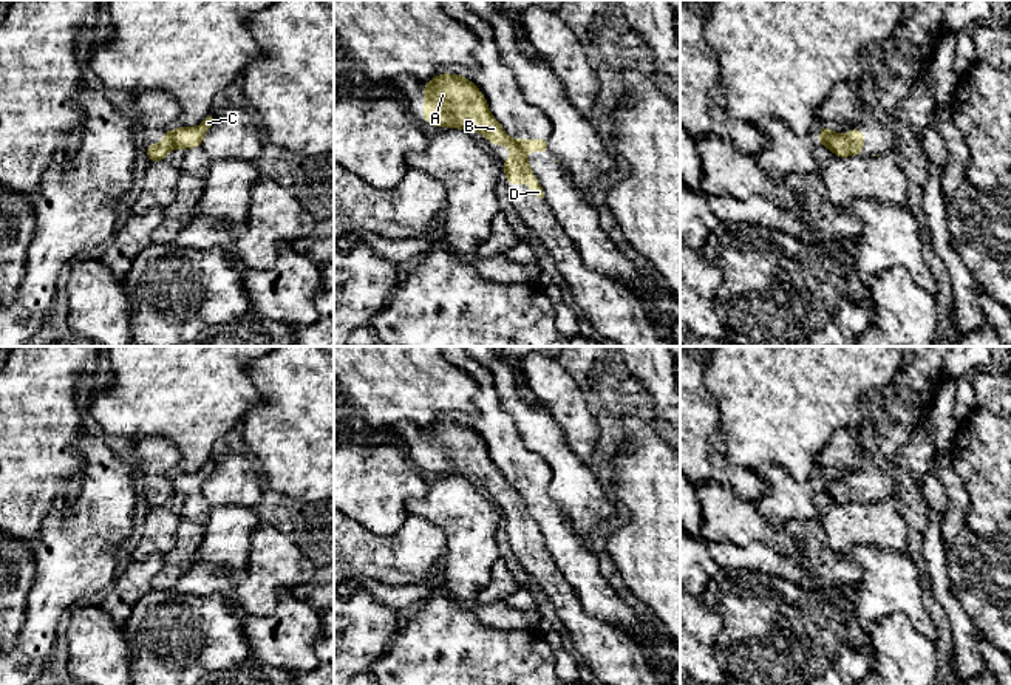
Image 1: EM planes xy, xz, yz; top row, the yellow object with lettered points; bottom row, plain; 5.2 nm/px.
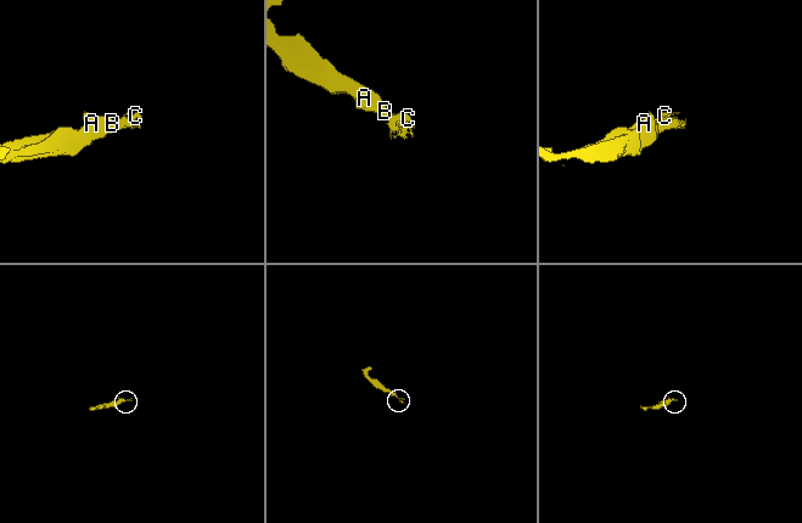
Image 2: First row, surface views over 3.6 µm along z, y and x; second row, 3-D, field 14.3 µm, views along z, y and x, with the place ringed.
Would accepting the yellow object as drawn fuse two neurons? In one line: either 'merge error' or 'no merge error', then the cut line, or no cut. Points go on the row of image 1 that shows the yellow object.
merge error | xz (515, 141), (529, 167)

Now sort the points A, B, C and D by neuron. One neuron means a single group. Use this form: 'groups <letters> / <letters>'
groups A B D / C

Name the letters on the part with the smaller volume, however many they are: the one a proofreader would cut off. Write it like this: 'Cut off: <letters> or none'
Cut off: C

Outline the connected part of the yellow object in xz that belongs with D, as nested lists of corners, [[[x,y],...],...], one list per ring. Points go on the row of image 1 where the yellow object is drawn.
[[[439,73],[424,85],[424,122],[433,127],[479,131],[495,145],[507,145],[510,158],[501,162],[507,176],[507,187],[529,182],[529,193],[544,198],[541,182],[529,167],[523,150],[502,125],[492,116],[485,96],[467,76]]]

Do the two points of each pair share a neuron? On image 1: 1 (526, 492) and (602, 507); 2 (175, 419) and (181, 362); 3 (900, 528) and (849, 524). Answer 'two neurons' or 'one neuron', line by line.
1: two neurons
2: one neuron
3: one neuron

